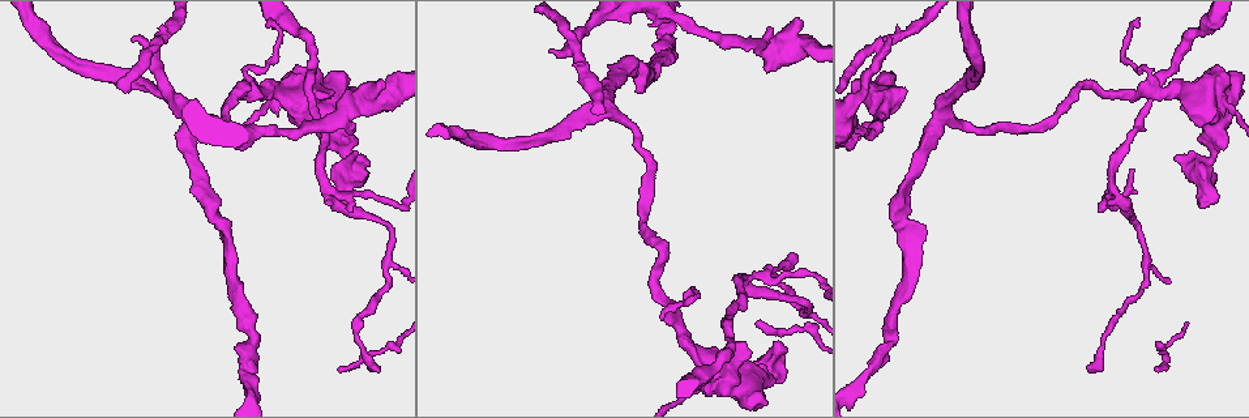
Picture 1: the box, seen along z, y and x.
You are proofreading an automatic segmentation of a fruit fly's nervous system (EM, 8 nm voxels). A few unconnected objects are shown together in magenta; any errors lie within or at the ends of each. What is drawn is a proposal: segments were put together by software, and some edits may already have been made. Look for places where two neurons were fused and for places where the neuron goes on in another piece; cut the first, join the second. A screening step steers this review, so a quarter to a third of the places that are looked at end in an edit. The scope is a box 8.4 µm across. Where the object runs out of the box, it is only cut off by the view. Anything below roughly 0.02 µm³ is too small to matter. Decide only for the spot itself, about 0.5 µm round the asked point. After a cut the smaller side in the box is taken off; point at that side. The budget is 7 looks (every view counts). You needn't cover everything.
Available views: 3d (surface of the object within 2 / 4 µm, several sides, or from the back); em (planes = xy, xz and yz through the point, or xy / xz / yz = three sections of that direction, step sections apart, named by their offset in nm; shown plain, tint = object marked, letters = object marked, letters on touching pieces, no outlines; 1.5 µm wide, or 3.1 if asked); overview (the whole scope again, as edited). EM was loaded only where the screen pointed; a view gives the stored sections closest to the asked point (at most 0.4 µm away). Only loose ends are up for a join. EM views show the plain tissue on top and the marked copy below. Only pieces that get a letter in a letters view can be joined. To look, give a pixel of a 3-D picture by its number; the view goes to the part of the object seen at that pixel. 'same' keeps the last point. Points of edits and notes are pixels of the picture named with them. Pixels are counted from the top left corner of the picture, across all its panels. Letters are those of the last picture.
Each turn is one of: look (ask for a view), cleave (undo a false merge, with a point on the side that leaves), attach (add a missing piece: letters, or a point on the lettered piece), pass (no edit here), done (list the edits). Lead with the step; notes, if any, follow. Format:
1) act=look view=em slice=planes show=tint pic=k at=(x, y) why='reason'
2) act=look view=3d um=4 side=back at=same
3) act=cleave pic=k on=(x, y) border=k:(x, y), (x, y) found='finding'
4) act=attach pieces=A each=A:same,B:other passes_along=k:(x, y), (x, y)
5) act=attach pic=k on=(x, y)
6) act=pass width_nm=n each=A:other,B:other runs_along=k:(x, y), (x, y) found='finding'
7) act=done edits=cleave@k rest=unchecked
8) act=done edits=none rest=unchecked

act=look view=em slice=planes show=letters pic=1 at=(380, 371) why='end of a long branch'

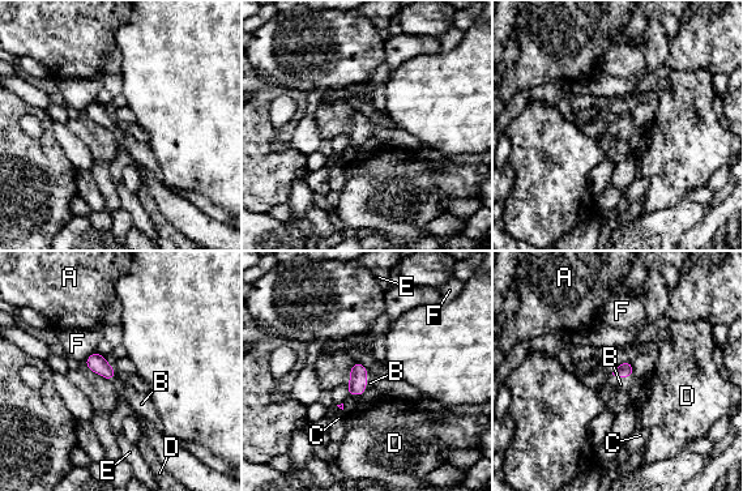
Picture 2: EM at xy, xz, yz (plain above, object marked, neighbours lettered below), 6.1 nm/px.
act=attach pieces=B longest_contact=B:150nm each=A:other,B:same,C:other,D:other,E:other,F:other passes_along=2:(624, 370), (620, 376), (620, 384) found='it goes on there'

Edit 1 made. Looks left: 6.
act=look view=em slice=planes show=tint pic=1 at=(1114, 186)

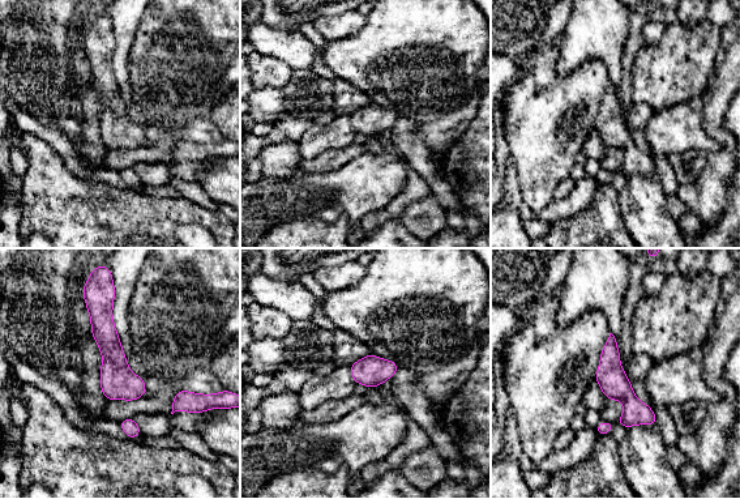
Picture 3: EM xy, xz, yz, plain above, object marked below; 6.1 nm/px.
act=look view=em slice=planes show=letters at=same why='see the neighbours'

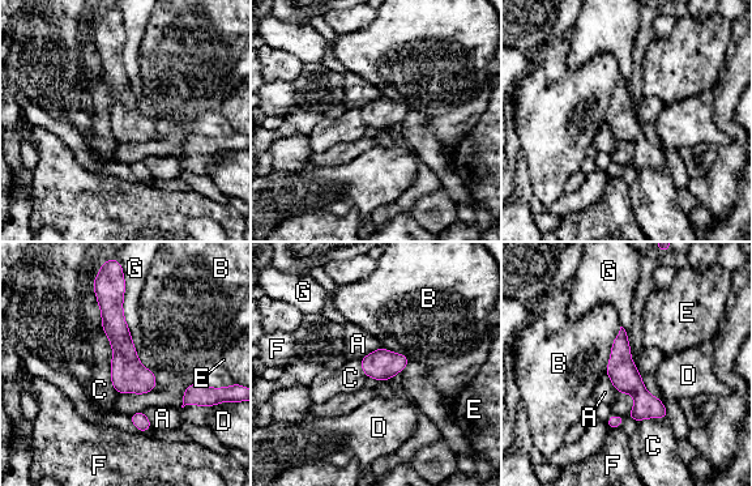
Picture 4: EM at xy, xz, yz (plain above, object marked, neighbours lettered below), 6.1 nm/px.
act=pass each=A:other,B:other,C:other,D:other,E:other,F:other,G:other runs_along=4:(119, 289), (124, 366), (145, 389) found='continuous, no second neuron'

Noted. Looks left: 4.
act=look view=em slice=yz step=8 show=letters pic=1 at=(1075, 89)

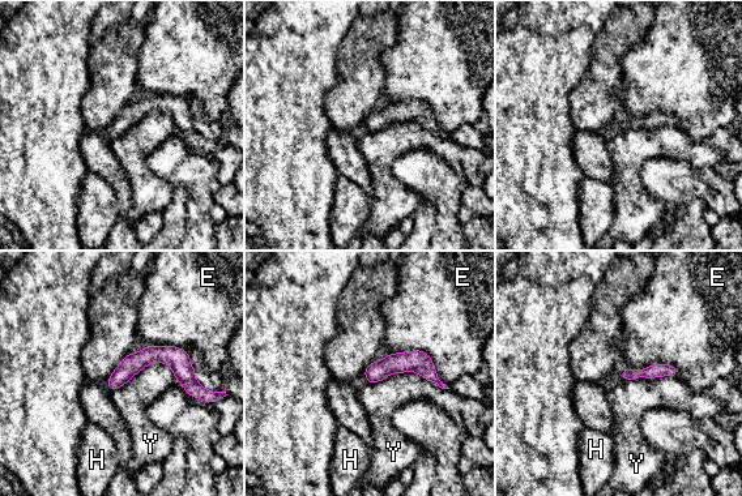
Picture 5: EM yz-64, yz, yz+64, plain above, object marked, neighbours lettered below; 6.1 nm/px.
act=look view=em slice=planes show=letters at=same

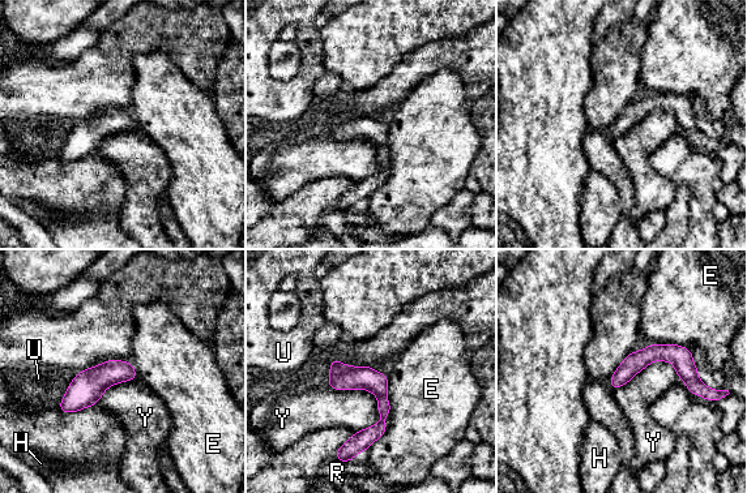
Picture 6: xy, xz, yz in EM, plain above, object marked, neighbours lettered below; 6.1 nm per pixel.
act=pass longest_contact=Y:400nm each=E:other,H:other,R:other,U:other,Y:other found='one neuron here'

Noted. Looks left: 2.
act=done edits=attach@2 rest=unchecked

